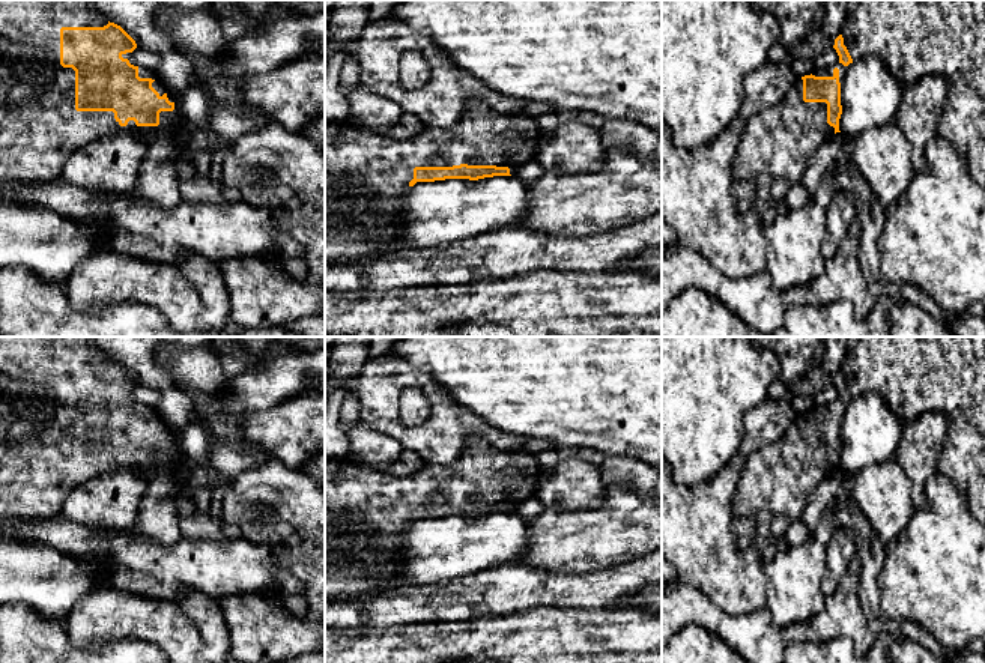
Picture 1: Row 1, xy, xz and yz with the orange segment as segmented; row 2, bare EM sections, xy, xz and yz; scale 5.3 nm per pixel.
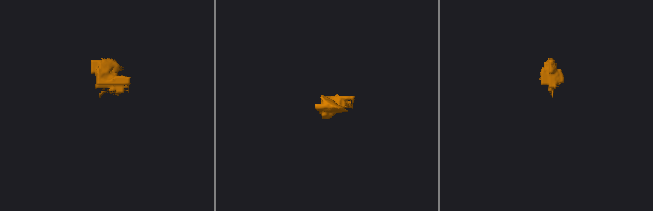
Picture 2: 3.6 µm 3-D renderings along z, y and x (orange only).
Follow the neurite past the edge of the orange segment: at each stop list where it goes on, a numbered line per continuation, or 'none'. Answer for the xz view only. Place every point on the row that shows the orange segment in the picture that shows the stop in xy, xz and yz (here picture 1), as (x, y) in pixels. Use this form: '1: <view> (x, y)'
1: xz (366, 173)

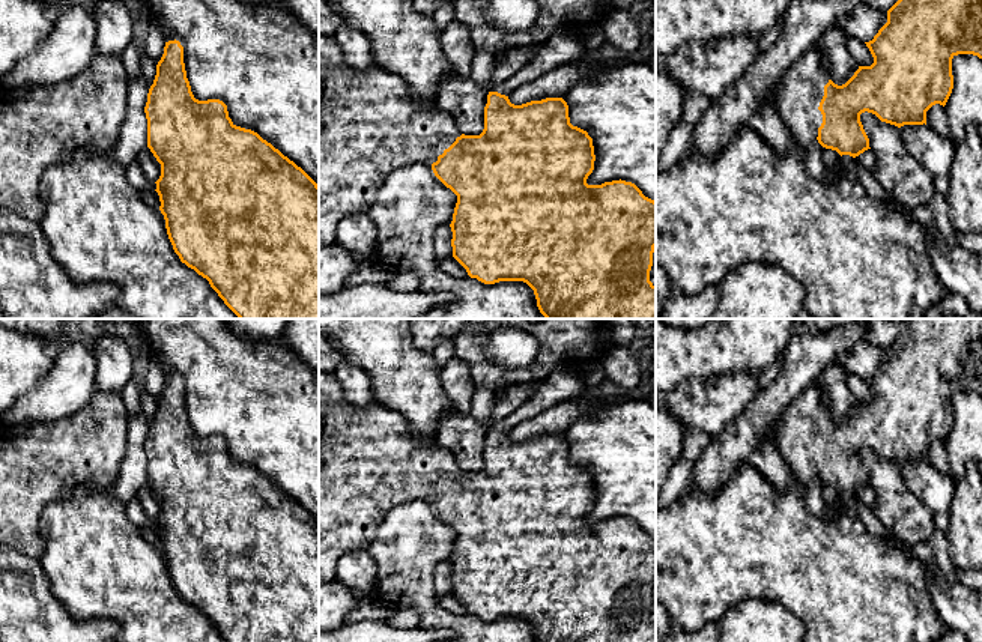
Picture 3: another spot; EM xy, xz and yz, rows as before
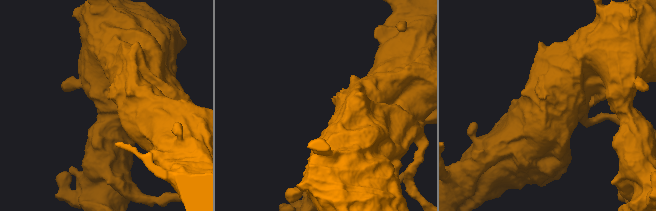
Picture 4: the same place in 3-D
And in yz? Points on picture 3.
1: yz (800, 89)

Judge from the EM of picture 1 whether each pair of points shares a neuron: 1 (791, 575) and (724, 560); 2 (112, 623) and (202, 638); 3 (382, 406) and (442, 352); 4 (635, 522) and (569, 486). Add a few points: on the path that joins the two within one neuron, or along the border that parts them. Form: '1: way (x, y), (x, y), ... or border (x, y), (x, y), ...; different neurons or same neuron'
1: border (763, 567), (764, 605); different neurons
2: way (134, 617), (179, 617); same neuron
3: border (391, 355), (412, 366), (423, 367), (448, 394); different neurons
4: border (608, 486), (603, 498), (596, 505), (564, 507); different neurons

